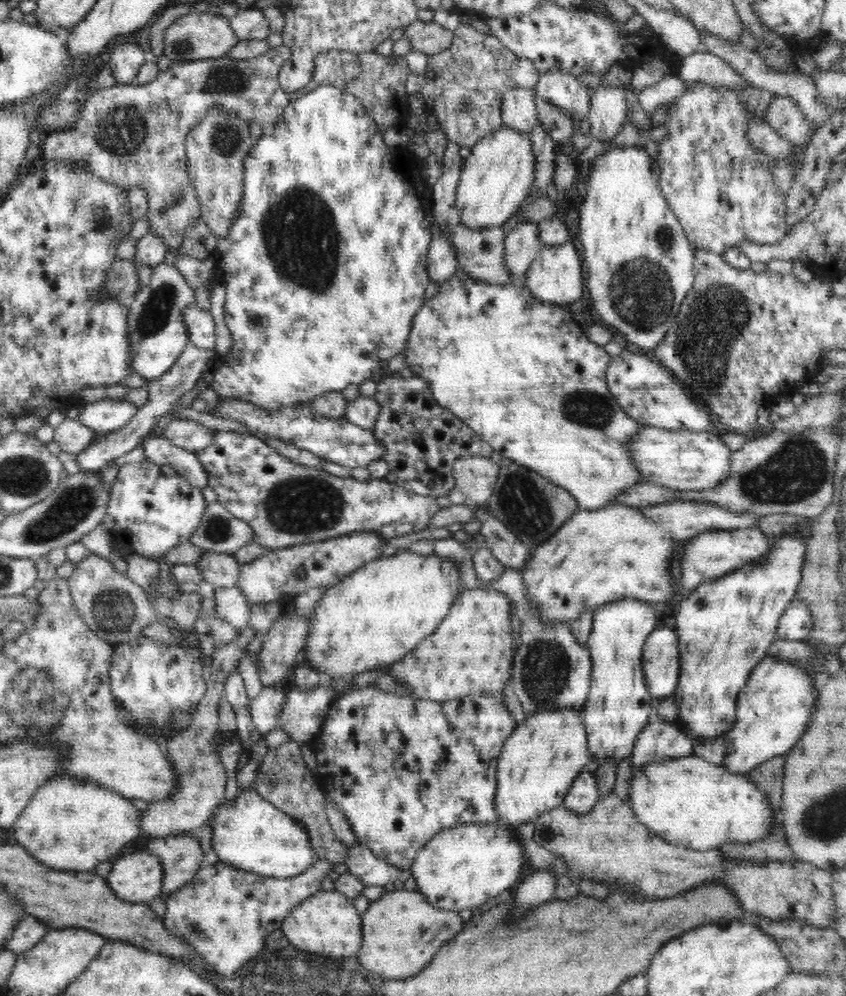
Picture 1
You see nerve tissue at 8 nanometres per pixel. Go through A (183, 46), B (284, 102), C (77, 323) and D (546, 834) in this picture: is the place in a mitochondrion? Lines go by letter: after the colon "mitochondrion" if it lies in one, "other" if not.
A: mitochondrion
B: other
C: other
D: other

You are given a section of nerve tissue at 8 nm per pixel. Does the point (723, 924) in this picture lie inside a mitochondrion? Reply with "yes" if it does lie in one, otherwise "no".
no

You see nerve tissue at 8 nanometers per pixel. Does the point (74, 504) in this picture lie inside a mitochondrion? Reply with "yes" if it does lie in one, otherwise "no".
yes

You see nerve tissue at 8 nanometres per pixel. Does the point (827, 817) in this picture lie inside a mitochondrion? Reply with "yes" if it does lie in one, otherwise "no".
yes

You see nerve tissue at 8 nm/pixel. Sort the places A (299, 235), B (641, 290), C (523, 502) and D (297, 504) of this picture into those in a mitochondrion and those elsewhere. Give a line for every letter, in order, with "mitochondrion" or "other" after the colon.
A: mitochondrion
B: mitochondrion
C: mitochondrion
D: mitochondrion

